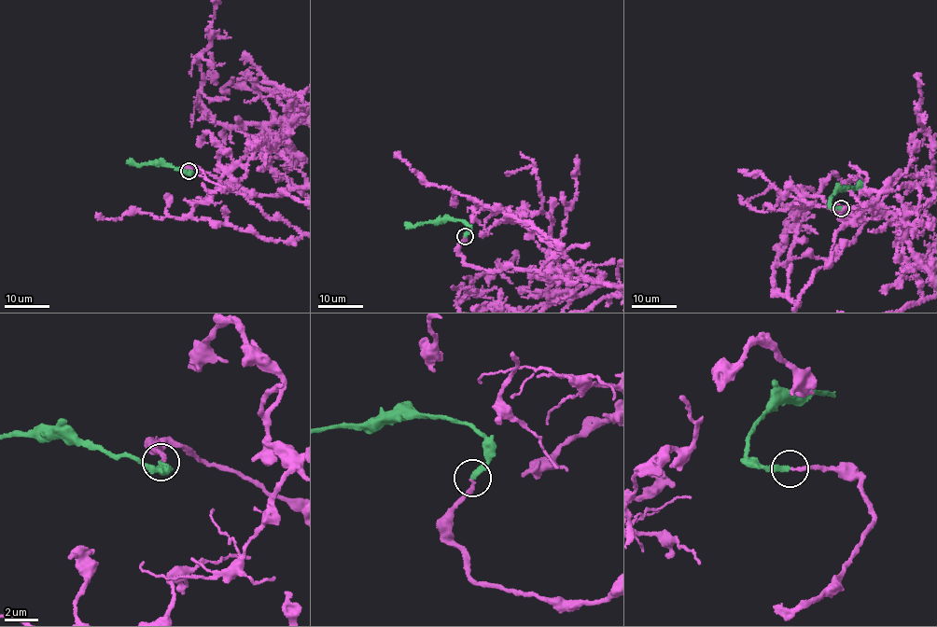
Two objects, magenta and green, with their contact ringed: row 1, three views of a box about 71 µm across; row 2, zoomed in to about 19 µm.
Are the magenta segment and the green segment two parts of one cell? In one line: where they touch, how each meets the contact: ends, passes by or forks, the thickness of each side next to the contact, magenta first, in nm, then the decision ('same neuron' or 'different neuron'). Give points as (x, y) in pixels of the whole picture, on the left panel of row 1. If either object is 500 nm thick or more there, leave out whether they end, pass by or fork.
place (188, 171); magenta ends; green ends; calibres 220 and 260 nm; same neuron

